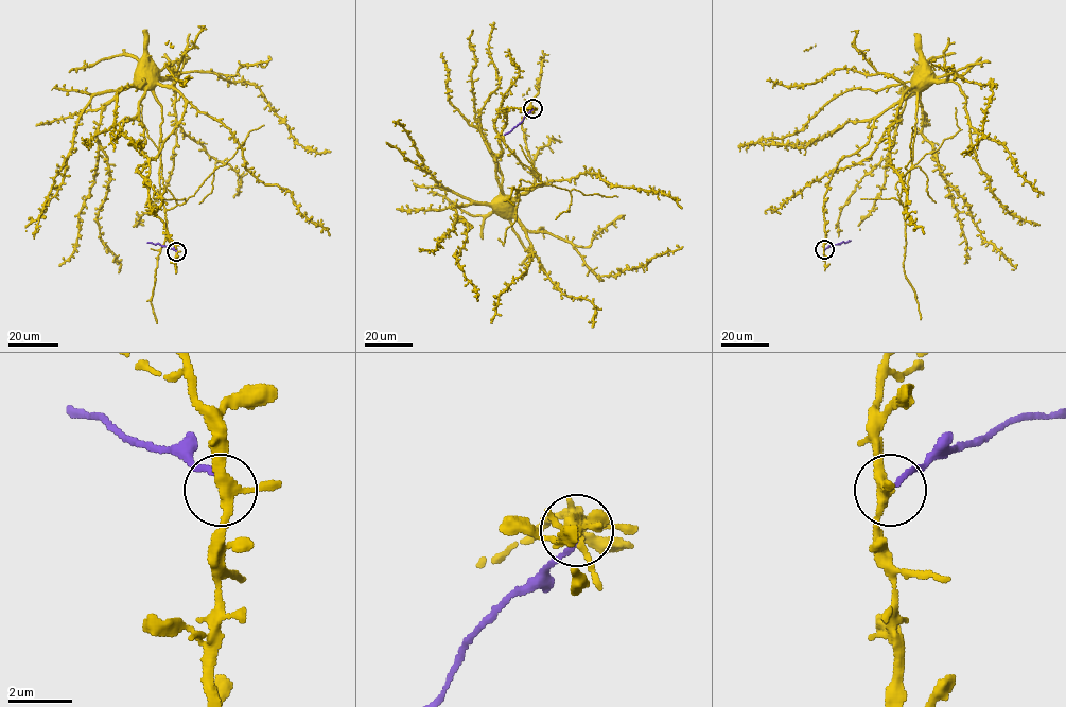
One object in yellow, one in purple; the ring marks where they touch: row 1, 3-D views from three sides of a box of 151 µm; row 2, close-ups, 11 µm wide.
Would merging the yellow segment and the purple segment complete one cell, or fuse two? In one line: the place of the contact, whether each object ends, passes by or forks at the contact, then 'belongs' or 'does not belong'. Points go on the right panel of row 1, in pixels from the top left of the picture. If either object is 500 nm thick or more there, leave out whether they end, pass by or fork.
place (824, 249); yellow forks; purple ends; does not belong

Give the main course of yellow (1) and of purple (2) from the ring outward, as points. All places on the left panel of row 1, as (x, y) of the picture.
1: (176, 251), (150, 208), (142, 151), (147, 89), (161, 107), (160, 199), (170, 209), (176, 201), (142, 105)
2: (176, 251), (159, 244), (146, 243)

